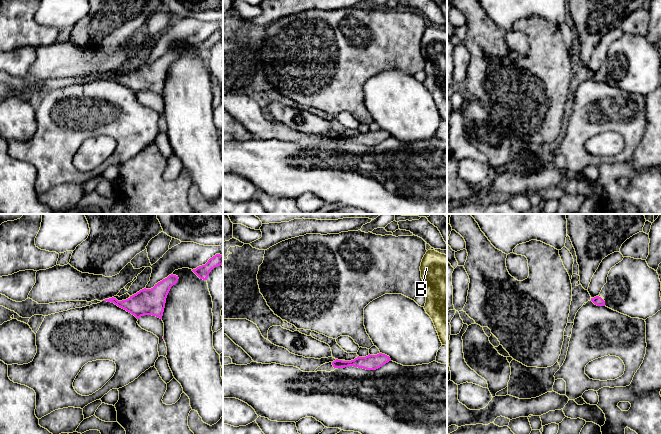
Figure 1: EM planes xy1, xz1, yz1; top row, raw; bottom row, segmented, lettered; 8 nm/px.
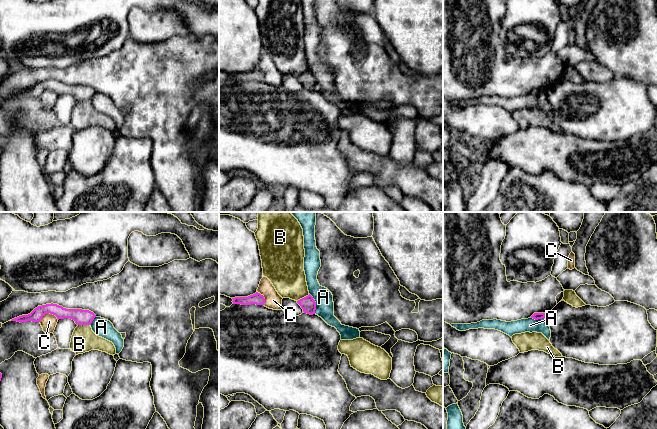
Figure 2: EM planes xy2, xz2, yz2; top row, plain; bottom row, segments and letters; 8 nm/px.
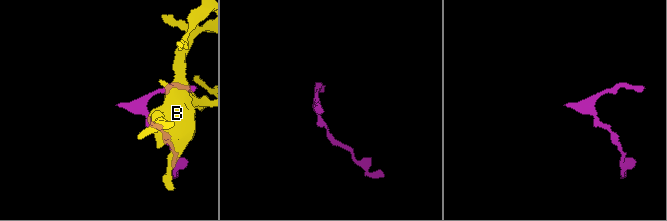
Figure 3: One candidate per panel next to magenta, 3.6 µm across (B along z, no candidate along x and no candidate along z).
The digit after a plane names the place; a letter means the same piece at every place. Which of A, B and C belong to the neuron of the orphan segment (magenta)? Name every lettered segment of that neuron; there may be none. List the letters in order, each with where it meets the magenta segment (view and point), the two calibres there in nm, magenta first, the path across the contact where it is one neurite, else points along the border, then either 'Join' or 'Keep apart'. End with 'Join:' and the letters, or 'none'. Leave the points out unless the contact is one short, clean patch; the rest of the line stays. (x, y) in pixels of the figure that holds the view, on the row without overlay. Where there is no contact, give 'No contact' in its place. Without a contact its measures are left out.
A: Touches magenta at xz2 (315, 79). Thickness 120 nm (magenta) against 150 nm. Boundary: xz2 (309, 69), (315, 78), (315, 89). Keep apart
B: Touches magenta at xz2 (304, 73). Thickness 120 nm (magenta) against 280 nm. Boundary: xz2 (309, 70), (297, 77). Keep apart
C: Touches magenta at xy2 (48, 88). Thickness 110 nm (magenta) against 130 nm. Keep apart
Join: none

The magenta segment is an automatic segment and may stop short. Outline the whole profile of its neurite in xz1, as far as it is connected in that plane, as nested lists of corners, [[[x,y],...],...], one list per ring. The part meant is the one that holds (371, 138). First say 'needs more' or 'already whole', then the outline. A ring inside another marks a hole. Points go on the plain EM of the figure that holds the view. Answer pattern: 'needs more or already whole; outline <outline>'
needs more; outline [[[379,129],[377,131],[369,130],[366,133],[358,132],[357,134],[351,137],[342,137],[342,136],[336,135],[333,138],[329,138],[321,141],[315,146],[315,148],[317,147],[331,148],[331,147],[334,147],[335,145],[345,144],[349,142],[363,144],[366,146],[376,146],[382,143],[383,141],[385,141],[386,139],[388,139],[389,137],[391,137],[390,133],[385,130],[382,130],[382,129]]]

